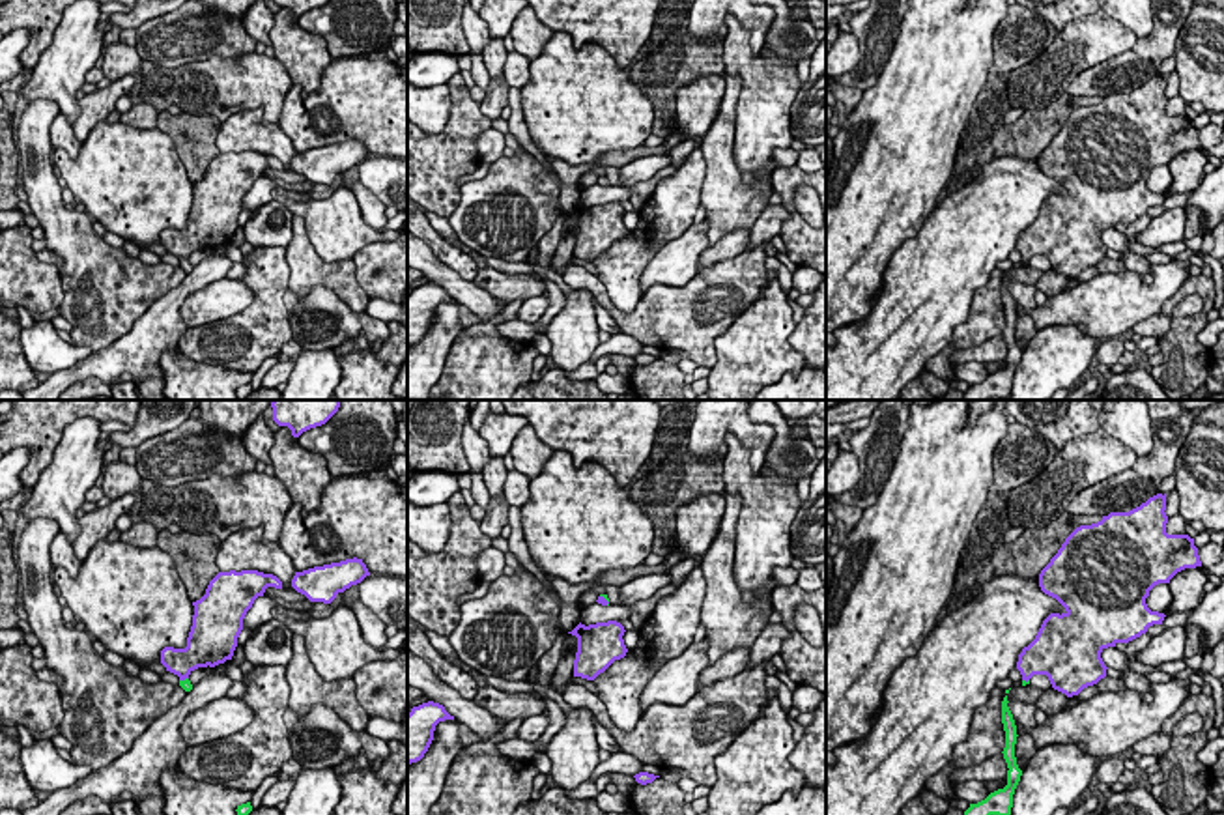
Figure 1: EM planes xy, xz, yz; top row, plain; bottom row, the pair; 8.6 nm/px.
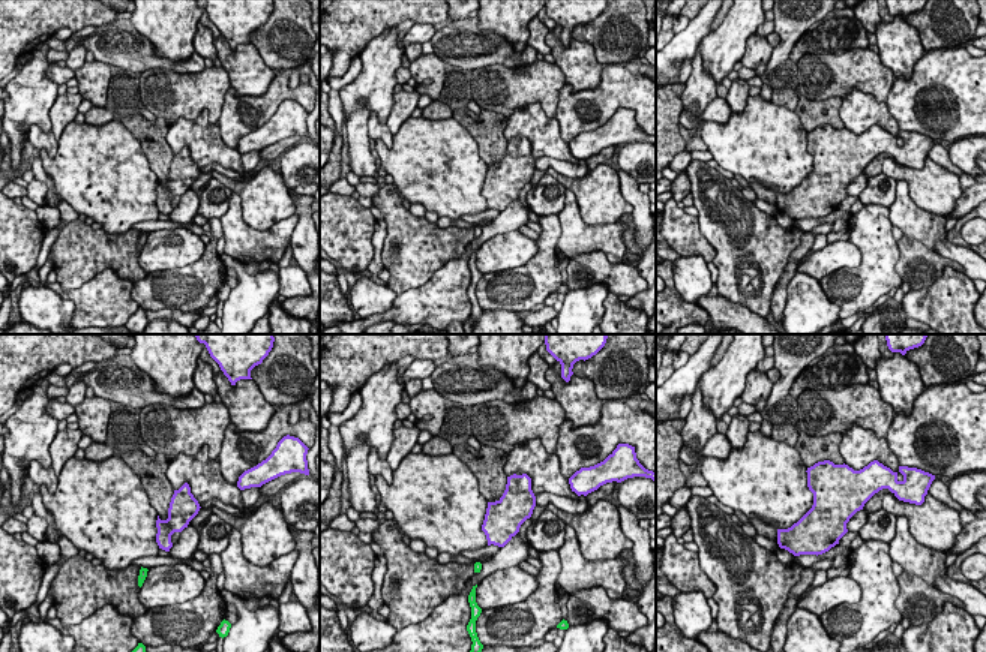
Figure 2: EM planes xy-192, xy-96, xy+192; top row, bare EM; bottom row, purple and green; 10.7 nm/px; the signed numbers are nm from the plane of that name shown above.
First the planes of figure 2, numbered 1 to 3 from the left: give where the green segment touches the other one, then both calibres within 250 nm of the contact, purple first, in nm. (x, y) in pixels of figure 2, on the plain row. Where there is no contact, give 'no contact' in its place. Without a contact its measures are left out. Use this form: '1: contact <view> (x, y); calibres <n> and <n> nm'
1: no contact
2: no contact
3: no contact

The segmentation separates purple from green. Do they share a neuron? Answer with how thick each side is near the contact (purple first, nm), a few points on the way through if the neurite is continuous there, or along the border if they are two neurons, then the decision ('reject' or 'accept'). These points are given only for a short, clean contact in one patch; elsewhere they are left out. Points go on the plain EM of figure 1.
70 nm thick on the purple side, 30 nm on the other; runs through xz (602, 182), (606, 182), (600, 176); accept

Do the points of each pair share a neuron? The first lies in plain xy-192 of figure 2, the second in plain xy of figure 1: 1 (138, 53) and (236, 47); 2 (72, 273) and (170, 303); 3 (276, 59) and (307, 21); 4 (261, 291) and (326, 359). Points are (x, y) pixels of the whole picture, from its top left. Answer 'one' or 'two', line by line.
1: one
2: two
3: one
4: one

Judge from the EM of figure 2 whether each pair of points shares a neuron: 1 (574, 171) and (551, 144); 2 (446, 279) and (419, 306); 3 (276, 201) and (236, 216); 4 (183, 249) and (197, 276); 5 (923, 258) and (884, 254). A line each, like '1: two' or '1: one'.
1: two
2: one
3: two
4: two
5: two

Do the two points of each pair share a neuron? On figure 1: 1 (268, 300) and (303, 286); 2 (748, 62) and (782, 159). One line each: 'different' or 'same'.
1: different
2: different

